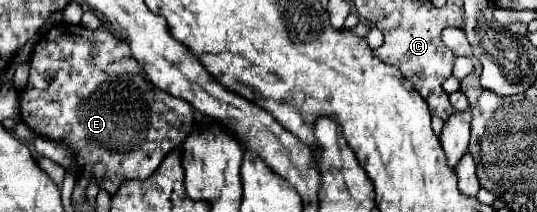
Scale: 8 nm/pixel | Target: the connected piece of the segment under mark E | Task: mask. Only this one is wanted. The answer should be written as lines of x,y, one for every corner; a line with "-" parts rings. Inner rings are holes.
66,22
62,24
56,24
52,26
42,38
40,42
34,46
32,50
32,56
30,56
30,78
28,78
28,86
26,90
20,94
20,110
22,110
22,120
28,128
32,128
36,132
36,136
44,136
44,138
52,138
52,140
58,140
62,142
64,146
68,146
72,152
74,152
74,158
76,158
76,164
80,168
80,176
82,178
94,178
98,180
100,188
104,188
110,196
116,194
116,190
120,188
122,182
126,180
146,180
158,166
160,162
164,160
164,156
172,150
178,150
180,144
184,142
184,138
192,132
192,126
194,126
194,110
192,106
186,102
186,100
180,100
180,98
174,98
170,94
166,94
164,90
158,90
148,78
146,78
146,72
142,70
142,66
132,58
132,52
130,52
130,46
118,38
110,28
106,26
100,26
96,30
90,30
90,28
84,28
84,26
68,26

